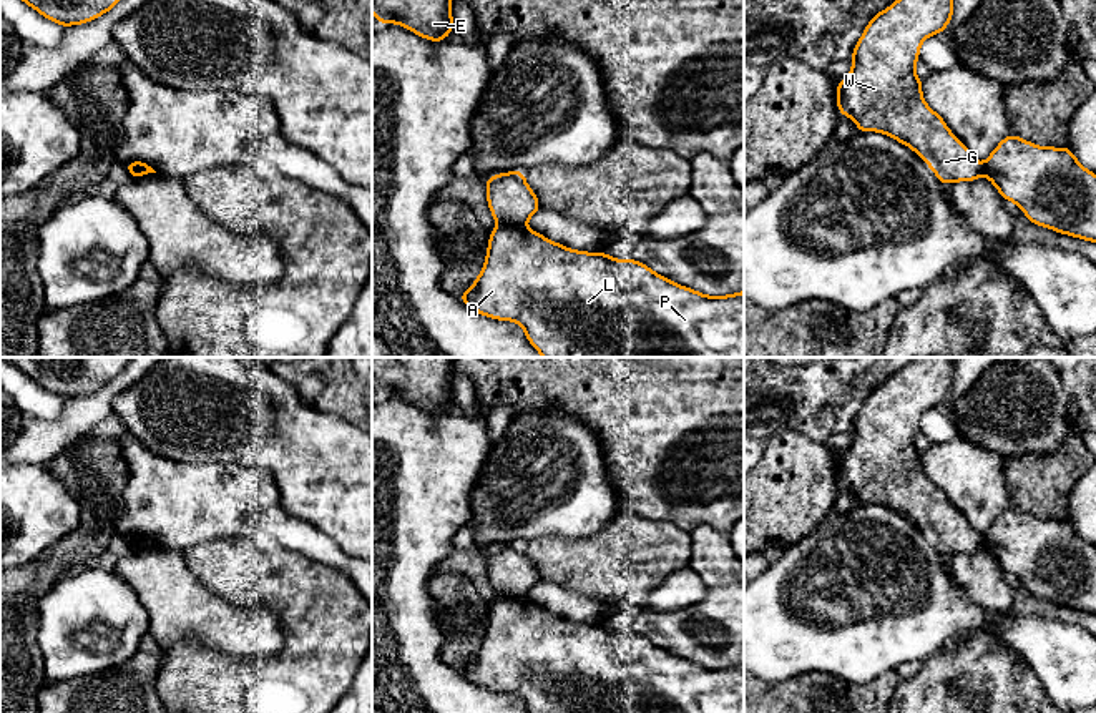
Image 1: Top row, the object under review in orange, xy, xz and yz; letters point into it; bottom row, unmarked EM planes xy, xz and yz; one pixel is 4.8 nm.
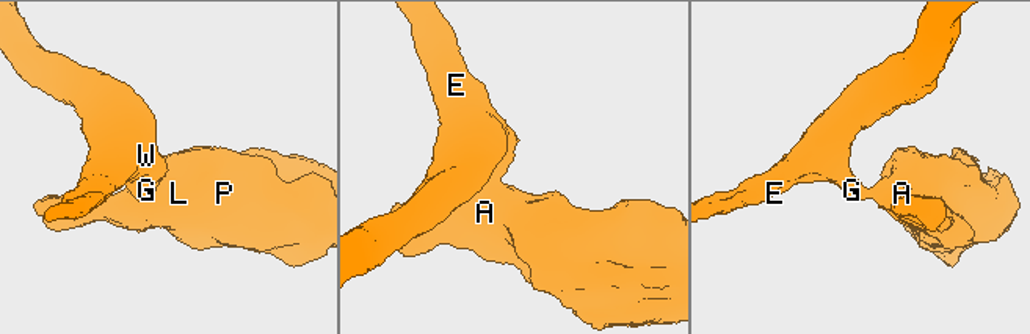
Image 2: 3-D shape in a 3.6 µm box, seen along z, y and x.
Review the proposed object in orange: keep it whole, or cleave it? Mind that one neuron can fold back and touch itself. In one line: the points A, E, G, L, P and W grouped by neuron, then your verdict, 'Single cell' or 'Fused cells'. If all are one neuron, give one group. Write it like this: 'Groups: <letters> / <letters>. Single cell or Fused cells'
Groups: A L P / E G W. Fused cells

